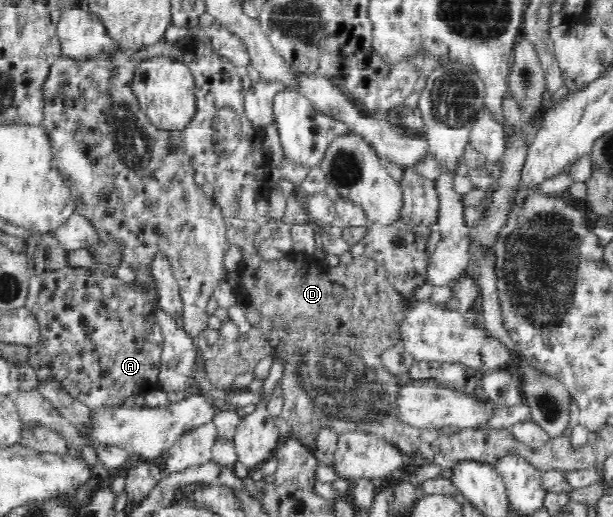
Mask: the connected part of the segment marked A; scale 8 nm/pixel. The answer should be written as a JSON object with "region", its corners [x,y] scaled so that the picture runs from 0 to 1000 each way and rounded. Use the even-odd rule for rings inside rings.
{"region":[[[52,451],[52,458],[42,466],[42,487],[46,524],[49,530],[47,567],[41,584],[41,594],[67,634],[67,652],[52,667],[49,675],[44,704],[55,714],[62,741],[77,741],[85,735],[98,756],[111,760],[117,772],[142,783],[150,795],[160,789],[175,789],[176,785],[196,785],[212,764],[238,762],[258,750],[259,704],[263,698],[263,681],[266,671],[268,650],[263,644],[256,615],[253,613],[253,590],[245,588],[245,580],[235,573],[235,563],[215,547],[204,547],[194,542],[191,534],[175,534],[166,524],[148,524],[139,516],[117,516],[109,509],[109,489],[98,474],[98,468],[82,453]]]}

